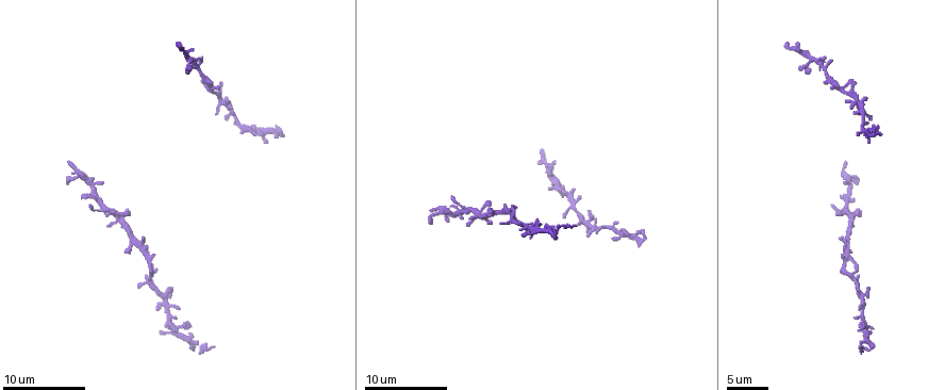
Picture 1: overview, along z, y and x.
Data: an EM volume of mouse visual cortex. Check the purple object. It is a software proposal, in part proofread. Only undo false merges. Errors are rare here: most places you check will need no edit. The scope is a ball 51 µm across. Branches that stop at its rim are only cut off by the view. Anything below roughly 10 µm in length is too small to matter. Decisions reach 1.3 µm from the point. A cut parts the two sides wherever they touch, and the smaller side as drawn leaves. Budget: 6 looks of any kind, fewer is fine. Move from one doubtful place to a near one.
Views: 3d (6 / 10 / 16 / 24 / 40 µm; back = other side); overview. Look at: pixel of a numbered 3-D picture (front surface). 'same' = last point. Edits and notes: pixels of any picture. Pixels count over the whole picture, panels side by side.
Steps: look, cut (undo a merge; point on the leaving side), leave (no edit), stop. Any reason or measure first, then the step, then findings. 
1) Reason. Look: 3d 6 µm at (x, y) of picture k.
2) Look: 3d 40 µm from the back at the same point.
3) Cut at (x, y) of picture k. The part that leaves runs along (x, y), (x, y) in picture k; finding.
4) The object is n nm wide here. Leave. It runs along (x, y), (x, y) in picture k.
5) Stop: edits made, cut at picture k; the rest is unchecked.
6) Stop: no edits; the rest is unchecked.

Four or more arms meet. Look: 3d 6 µm at (852, 221) of picture 1.

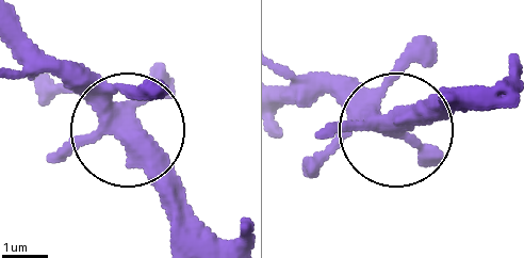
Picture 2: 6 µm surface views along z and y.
Look: 3d 6 µm from the back at (118, 130) of picture 2.

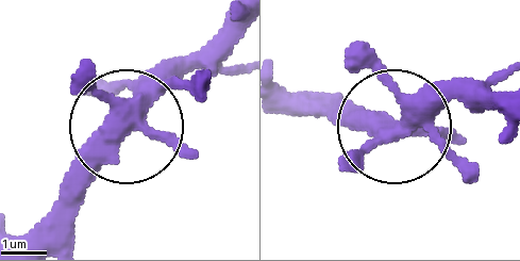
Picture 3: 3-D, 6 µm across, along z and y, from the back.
Leave. It runs along (353, 166), (487, 90) in picture 3; continuous, no second cell.

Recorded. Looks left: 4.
Narrows sharply. Look: 3d 10 µm at (827, 74) of picture 1.

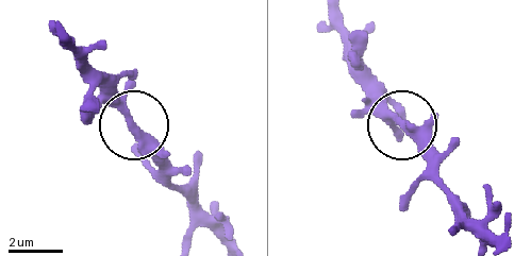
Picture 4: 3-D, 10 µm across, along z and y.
Leave. One cell here.

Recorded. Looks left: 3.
Narrows sharply. Look: 3d 10 µm at (863, 313) of picture 1.

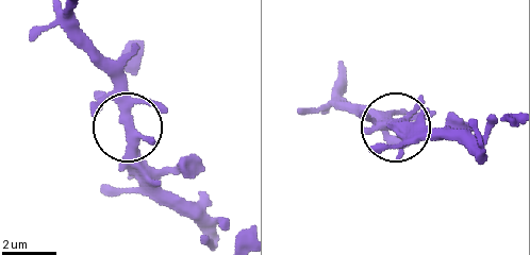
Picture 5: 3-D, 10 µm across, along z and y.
3 arms meet here. Leave. It runs along (76, 15), (85, 49), (108, 77), (126, 158), (149, 184) in picture 5; all the same cell.

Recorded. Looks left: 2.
Stop: no edits; the rest is unchecked.

